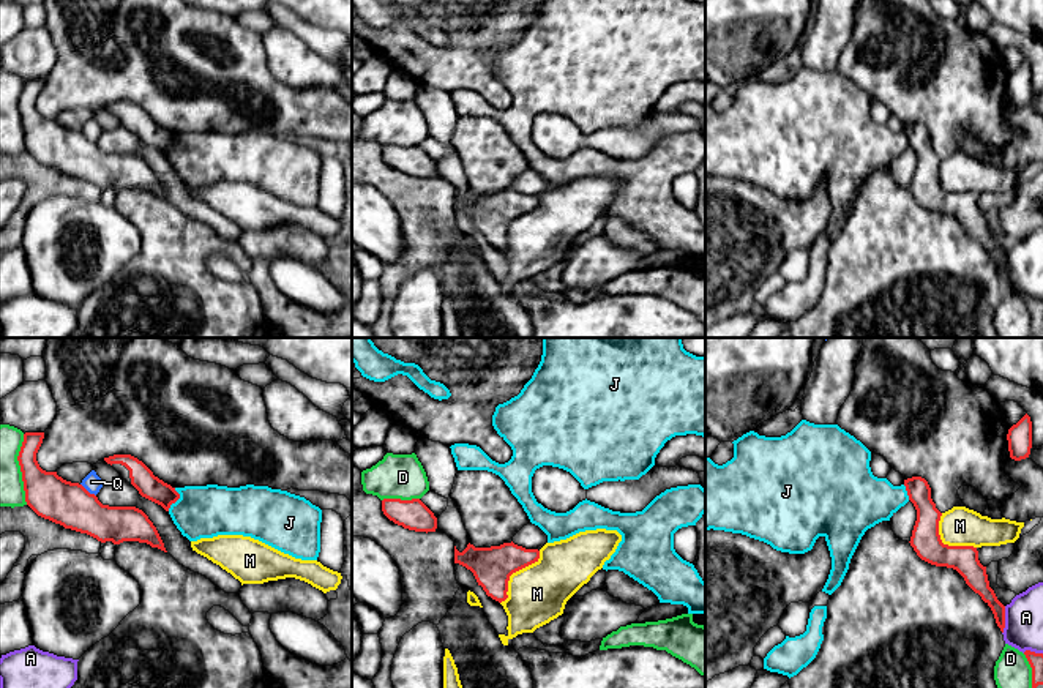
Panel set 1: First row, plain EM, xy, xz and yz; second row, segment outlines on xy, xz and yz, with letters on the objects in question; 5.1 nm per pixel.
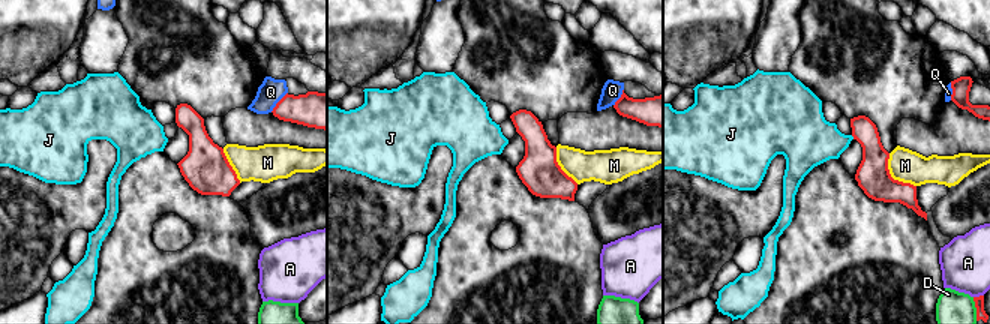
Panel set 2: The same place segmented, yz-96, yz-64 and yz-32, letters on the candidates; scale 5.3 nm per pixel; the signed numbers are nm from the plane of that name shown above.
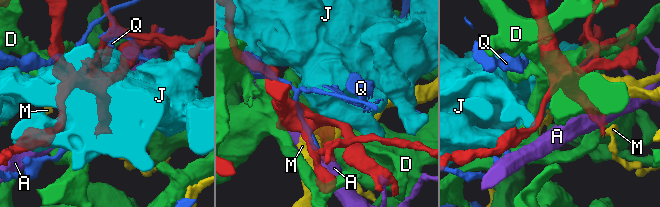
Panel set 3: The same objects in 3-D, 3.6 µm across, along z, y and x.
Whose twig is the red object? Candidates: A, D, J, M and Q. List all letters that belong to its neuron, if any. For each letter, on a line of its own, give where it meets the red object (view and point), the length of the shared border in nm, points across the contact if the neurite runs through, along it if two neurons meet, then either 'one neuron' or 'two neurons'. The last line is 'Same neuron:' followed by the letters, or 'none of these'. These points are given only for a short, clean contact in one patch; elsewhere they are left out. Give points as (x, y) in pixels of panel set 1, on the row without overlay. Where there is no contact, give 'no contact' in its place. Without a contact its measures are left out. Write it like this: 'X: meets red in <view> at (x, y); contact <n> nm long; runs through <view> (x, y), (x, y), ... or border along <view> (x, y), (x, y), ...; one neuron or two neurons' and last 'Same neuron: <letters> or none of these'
A: meets red in yz at (1004, 267); contact 140 nm long; two neurons
D: meets red in xz at (400, 145); contact 190 nm long; two neurons
J: meets red in xy at (177, 145); contact 130 nm long; two neurons
M: meets red in xz at (513, 218); contact 340 nm long; two neurons
Q: meets red in xy at (87, 138); contact 100 nm long; two neurons
Same neuron: none of these

